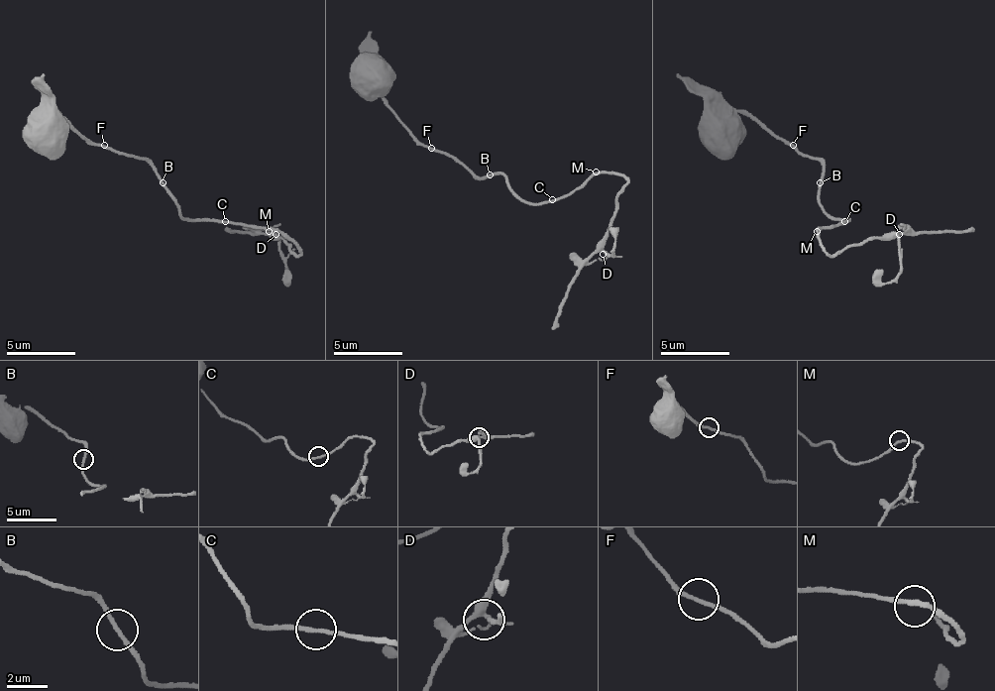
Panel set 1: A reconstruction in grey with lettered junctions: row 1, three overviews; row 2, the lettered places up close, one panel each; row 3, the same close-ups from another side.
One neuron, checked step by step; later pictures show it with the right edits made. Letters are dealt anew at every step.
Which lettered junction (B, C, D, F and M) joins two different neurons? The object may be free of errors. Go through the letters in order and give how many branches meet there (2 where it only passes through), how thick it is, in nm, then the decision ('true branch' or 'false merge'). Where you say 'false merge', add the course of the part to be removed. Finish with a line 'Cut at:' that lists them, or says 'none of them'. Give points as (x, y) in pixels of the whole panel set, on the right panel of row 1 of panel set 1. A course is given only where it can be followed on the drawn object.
B: 2 branches meet; 190 nm thick; true branch
C: 2 branches meet; 180 nm thick; true branch
D: 3 branches meet; 280 nm thick; true branch
F: 2 branches meet; 190 nm thick; true branch
M: 2 branches meet; 200 nm thick; true branch
Cut at: none of them

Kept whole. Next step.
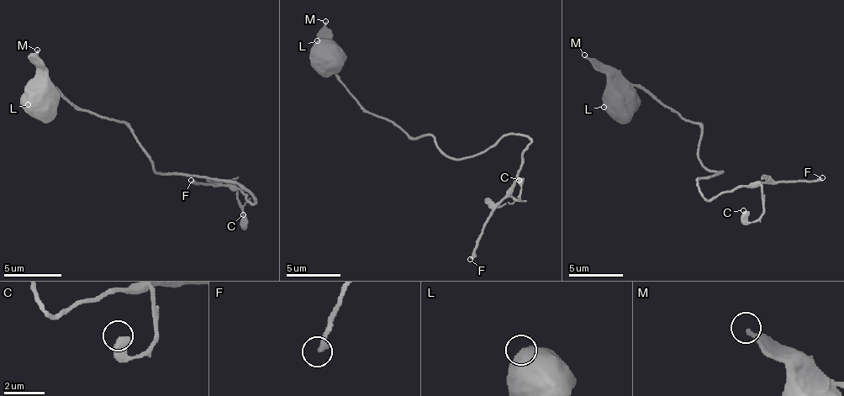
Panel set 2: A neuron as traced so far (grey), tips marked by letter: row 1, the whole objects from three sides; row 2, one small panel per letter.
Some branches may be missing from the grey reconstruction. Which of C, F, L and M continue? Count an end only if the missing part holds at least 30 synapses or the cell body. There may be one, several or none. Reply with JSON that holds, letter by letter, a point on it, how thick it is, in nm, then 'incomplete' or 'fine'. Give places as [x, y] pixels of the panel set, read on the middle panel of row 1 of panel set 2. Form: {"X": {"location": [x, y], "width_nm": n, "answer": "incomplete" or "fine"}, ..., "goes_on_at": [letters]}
{"C": {"location": [519, 180], "width_nm": 500, "answer": "fine"}, "F": {"location": [470, 259], "width_nm": 280, "answer": "incomplete"}, "L": {"location": [317, 40], "width_nm": 1000, "answer": "fine"}, "M": {"location": [325, 21], "width_nm": 300, "answer": "fine"}, "goes_on_at": ["F"]}

